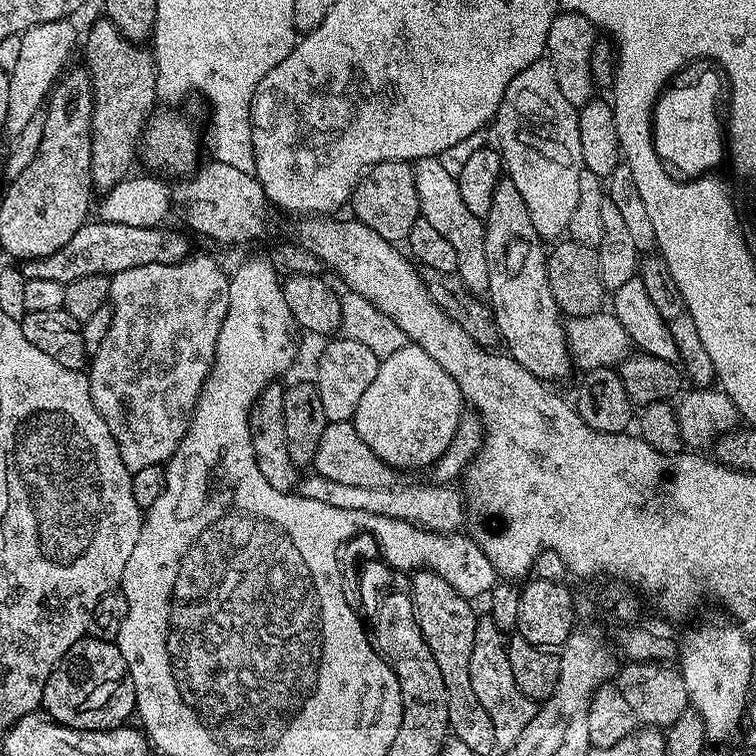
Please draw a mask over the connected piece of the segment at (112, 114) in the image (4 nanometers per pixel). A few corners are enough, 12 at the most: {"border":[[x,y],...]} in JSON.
{"border":[[106,18],[83,37],[92,187],[133,171],[156,61]]}

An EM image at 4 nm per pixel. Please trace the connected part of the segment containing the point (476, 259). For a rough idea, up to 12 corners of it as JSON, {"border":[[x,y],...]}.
{"border":[[435,156],[415,161],[420,215],[450,242],[469,292],[488,291],[484,222]]}

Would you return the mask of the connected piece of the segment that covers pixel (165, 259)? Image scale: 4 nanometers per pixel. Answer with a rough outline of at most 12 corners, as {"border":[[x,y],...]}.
{"border":[[86,222],[66,242],[71,279],[188,259],[169,226]]}

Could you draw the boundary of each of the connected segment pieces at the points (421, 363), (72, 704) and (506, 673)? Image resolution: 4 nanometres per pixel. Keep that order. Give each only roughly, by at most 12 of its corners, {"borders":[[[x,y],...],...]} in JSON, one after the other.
{"borders":[[[410,342],[381,359],[352,421],[394,470],[426,470],[464,399]],[[87,634],[42,708],[83,732],[121,727],[136,691],[120,647]],[[476,622],[470,686],[494,722],[514,746],[538,704],[518,690],[505,633]]]}

